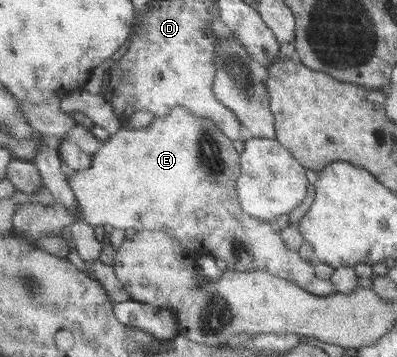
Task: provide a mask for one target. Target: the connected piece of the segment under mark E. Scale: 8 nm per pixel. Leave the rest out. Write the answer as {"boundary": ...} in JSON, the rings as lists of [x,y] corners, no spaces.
{"boundary":[[[174,107],[165,117],[155,117],[147,128],[122,128],[93,155],[91,169],[68,172],[80,214],[92,227],[111,225],[123,230],[166,231],[184,243],[184,248],[206,249],[217,260],[226,262],[227,269],[239,272],[266,270],[292,280],[312,295],[334,294],[335,286],[329,280],[317,277],[311,263],[300,259],[300,253],[287,247],[273,223],[244,211],[236,190],[242,168],[241,153],[234,149],[232,141],[212,119],[197,117],[183,107]]]}

